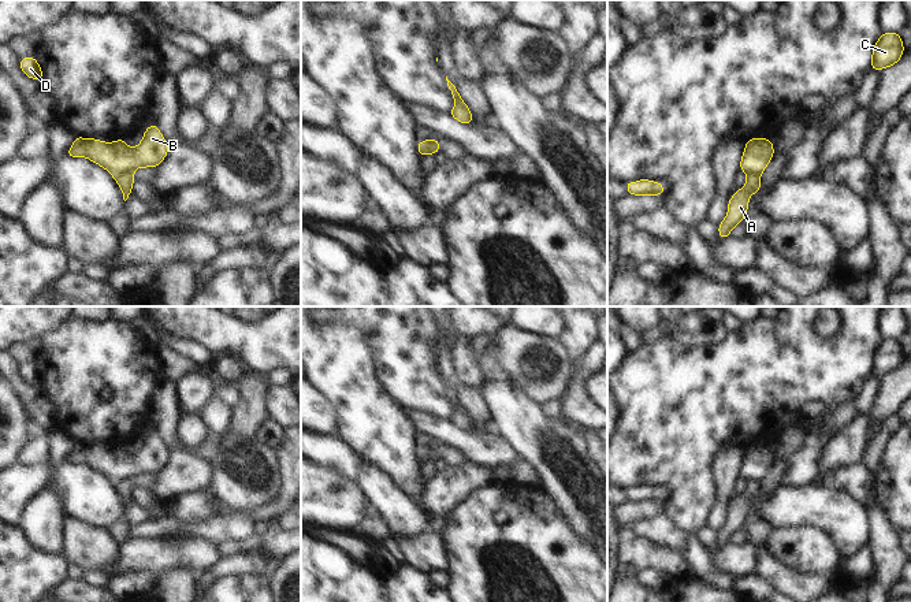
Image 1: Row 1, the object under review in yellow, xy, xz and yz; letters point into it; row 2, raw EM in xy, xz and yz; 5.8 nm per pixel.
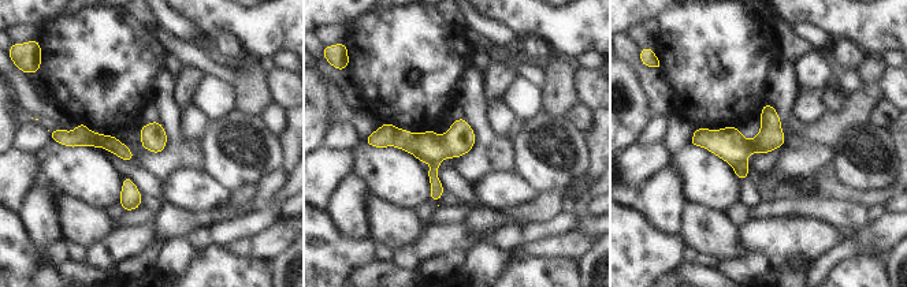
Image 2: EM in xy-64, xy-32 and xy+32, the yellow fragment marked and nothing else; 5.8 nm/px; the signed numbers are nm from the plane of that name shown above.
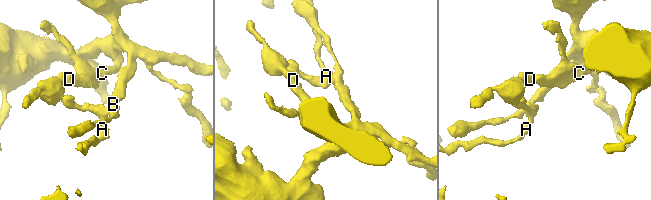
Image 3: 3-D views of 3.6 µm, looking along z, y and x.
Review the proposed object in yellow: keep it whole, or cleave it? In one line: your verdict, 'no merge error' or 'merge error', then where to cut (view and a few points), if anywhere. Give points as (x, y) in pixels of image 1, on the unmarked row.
merge error; cut xy (133, 476), (122, 479), (115, 486)

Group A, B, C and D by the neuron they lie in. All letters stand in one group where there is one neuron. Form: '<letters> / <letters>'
A / B C D

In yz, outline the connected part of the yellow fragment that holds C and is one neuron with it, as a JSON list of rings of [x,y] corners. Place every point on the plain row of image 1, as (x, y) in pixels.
[[[895,338],[882,339],[873,354],[870,378],[892,374],[901,365],[903,360],[901,342]]]

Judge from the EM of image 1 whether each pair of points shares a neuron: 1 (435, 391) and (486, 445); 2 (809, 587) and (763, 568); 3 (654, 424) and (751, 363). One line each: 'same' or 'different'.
1: different
2: same
3: same

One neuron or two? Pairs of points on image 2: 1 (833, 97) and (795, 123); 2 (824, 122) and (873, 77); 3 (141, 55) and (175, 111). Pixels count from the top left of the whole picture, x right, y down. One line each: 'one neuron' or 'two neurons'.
1: two neurons
2: one neuron
3: two neurons

